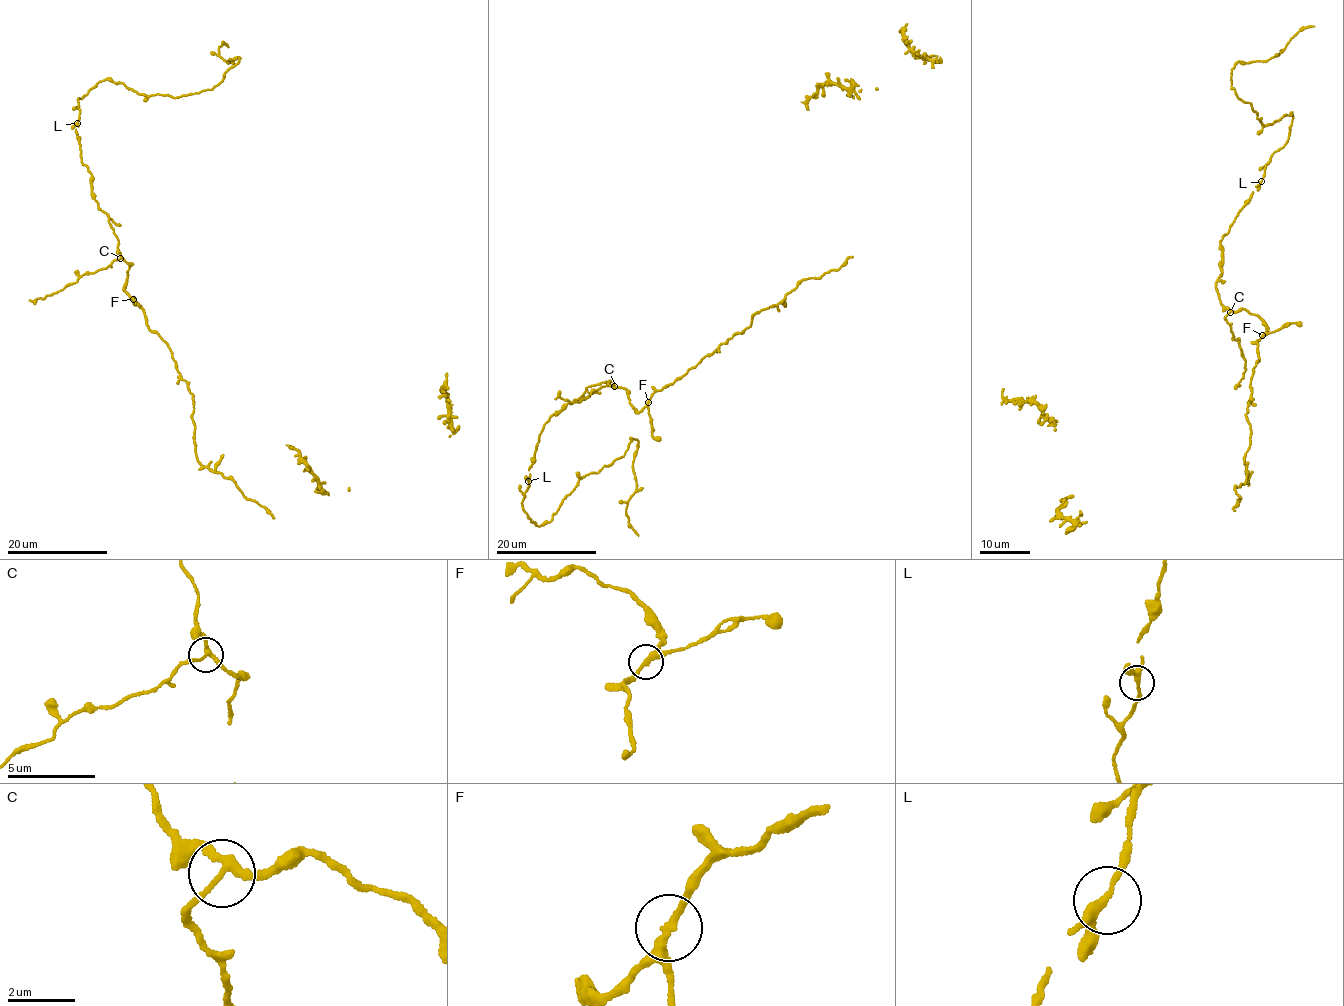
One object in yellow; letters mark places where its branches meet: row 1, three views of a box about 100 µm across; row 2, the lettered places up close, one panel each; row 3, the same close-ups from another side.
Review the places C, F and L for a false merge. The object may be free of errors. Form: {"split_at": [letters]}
{"split_at": ["C"]}

